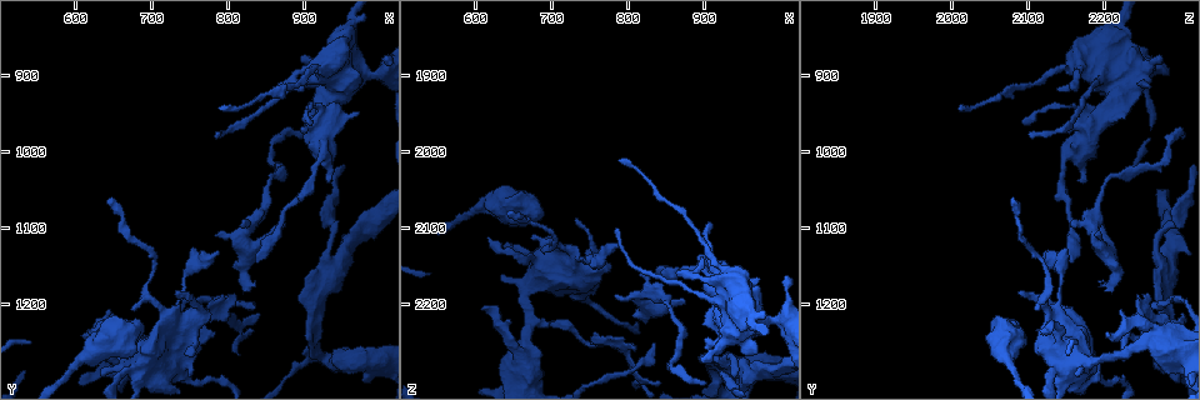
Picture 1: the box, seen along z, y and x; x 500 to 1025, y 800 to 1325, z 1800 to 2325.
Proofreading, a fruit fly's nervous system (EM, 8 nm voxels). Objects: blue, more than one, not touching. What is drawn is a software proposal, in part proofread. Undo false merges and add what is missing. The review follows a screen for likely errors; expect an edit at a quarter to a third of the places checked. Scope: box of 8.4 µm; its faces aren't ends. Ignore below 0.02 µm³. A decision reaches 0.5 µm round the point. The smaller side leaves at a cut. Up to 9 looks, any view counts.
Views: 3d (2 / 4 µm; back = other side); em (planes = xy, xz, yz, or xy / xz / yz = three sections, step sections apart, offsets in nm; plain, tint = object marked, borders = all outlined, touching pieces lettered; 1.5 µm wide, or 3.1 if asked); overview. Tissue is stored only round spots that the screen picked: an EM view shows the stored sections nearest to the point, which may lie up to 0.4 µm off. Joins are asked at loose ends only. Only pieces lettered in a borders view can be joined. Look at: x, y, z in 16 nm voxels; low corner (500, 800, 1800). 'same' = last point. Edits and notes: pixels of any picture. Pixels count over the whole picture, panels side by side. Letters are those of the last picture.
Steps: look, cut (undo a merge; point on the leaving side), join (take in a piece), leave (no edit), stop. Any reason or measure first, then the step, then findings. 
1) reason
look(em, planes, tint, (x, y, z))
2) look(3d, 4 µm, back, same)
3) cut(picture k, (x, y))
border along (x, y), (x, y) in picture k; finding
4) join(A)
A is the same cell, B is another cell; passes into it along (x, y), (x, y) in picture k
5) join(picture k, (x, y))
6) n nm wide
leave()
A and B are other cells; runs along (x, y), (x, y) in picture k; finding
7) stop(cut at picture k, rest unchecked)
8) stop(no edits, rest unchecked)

look(em, yz, step 8, borders, (900, 960, 2090))

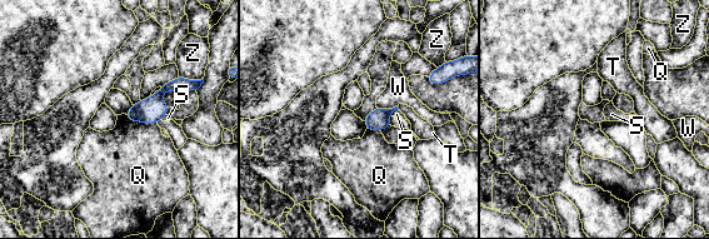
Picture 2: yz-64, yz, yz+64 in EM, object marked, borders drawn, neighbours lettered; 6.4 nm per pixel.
Q touches over 220 nm
leave()
Q, S, T, W and Z are other cells; border along (124, 114), (131, 120), (156, 124) in picture 2; no lettered piece goes on from it

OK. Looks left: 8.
tapers out
look(3d, 4 µm, back, (785, 940, 2010))

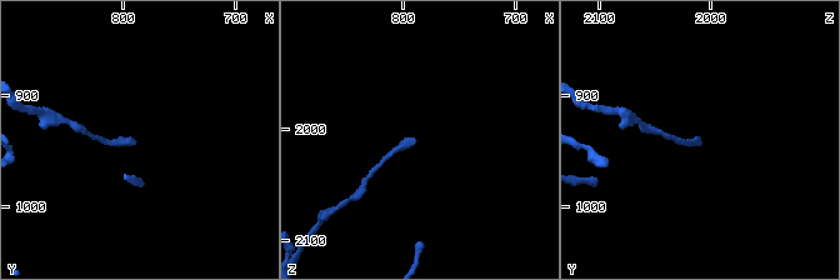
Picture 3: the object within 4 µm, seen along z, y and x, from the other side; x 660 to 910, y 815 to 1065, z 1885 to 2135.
now the EM
look(em, yz, step 8, tint, (788, 944, 2010))

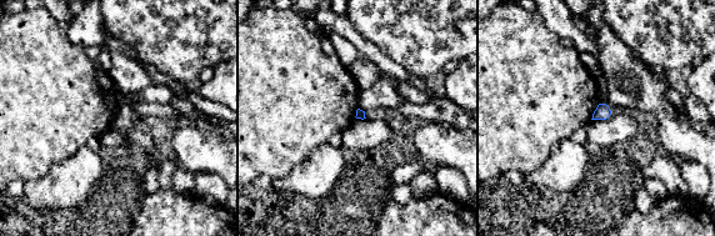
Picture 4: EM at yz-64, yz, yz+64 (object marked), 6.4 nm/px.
look(em, planes, borders, same)

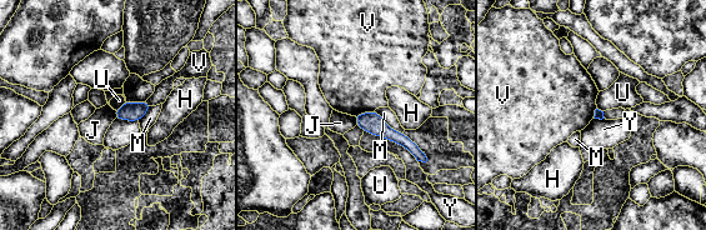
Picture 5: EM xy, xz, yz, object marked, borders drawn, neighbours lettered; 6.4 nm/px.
60 nm wide
leave()
H, J, M, U, V and Y are other cells; runs along (357, 119), (404, 140), (420, 156) in picture 5; no lettered piece goes on from it

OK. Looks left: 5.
tapers out
look(em, xy, step 4, tint, (640, 1065, 2080))

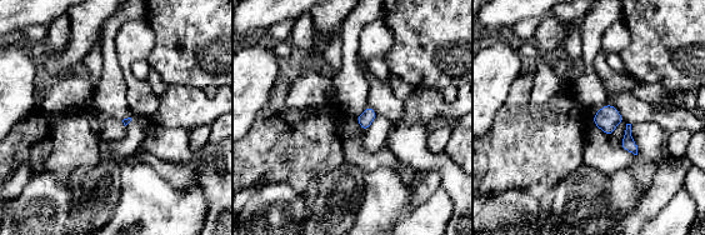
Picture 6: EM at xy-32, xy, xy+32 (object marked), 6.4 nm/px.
another direction
look(em, planes, borders, same)

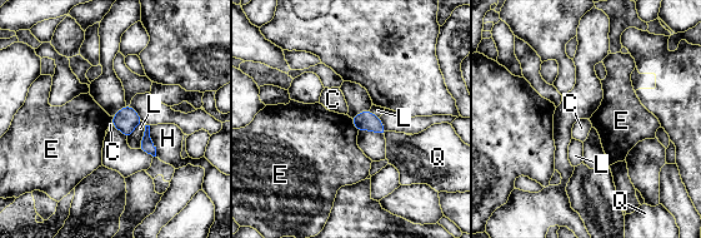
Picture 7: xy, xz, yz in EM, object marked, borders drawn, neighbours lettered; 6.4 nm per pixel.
130 nm wide
leave()
C, E, H, L and Q are other cells; border along (350, 118), (357, 132) in picture 7; no lettered piece goes on from it

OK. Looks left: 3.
branch stops here
look(em, planes, tint, (785, 1110, 2185))

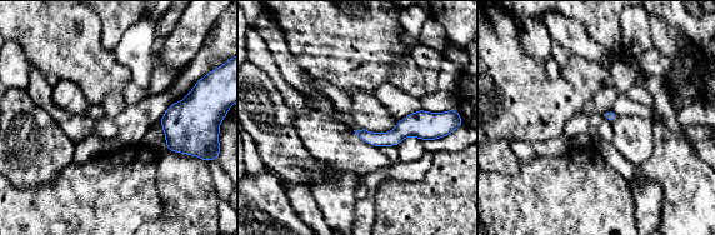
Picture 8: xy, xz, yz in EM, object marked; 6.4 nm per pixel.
see the neighbours
look(em, planes, borders, same)

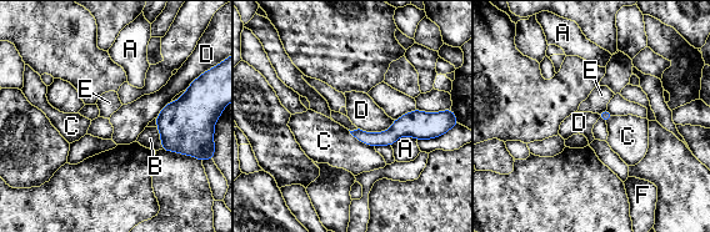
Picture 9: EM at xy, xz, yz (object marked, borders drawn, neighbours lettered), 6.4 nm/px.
leave()
A, B, C, D, E and F are other cells; runs along (428, 115), (389, 137), (356, 134) in picture 9; no lettered piece goes on from it

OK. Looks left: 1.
stop(no edits, rest unchecked)

